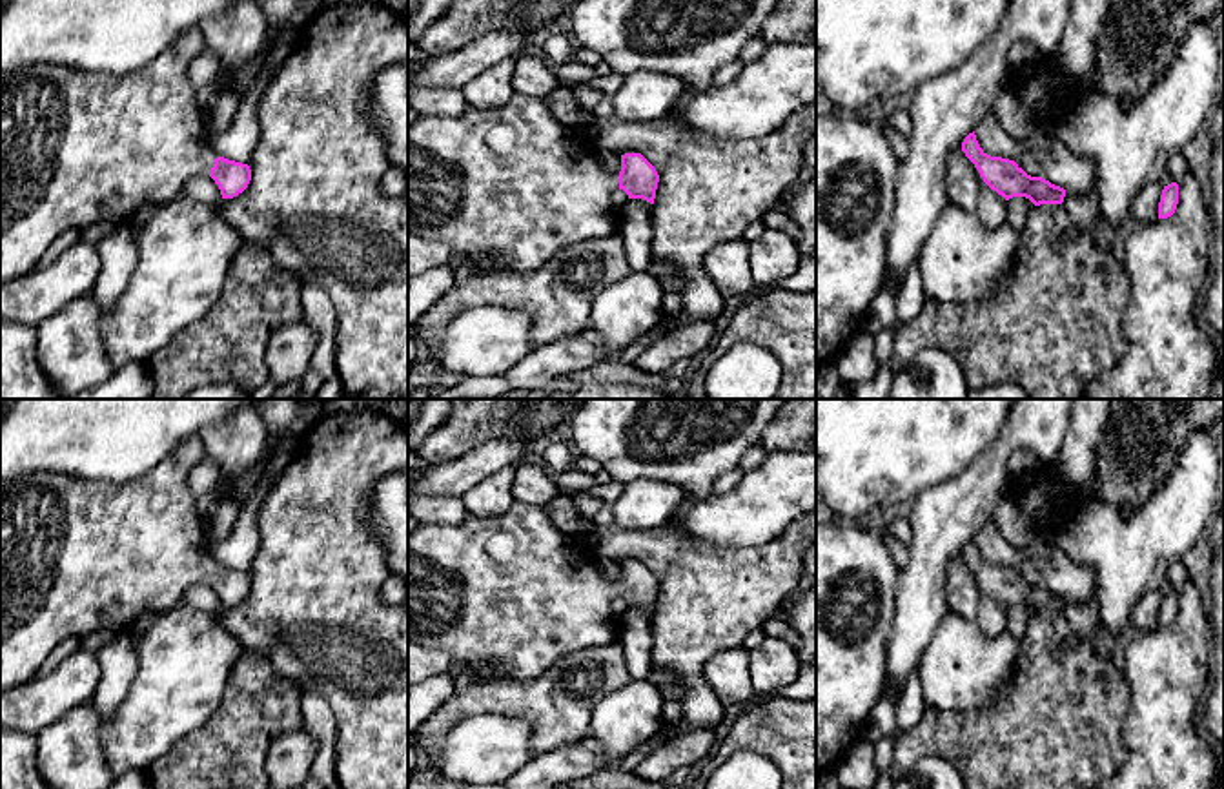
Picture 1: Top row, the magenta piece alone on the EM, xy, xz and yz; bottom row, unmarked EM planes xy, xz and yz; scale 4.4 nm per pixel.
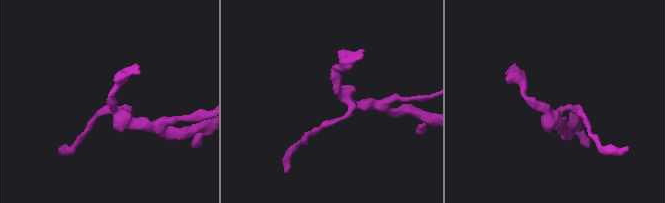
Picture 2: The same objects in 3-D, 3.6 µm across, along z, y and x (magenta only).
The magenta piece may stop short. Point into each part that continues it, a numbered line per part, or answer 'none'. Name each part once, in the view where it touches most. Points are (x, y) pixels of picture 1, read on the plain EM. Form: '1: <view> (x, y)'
1: xy (75, 556)

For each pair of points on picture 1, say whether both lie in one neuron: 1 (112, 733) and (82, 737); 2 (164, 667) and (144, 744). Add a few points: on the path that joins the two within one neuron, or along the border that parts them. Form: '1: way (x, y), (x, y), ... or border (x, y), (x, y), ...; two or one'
1: border (97, 717), (101, 751), (112, 769); two
2: way (164, 686), (164, 704), (146, 726); one

